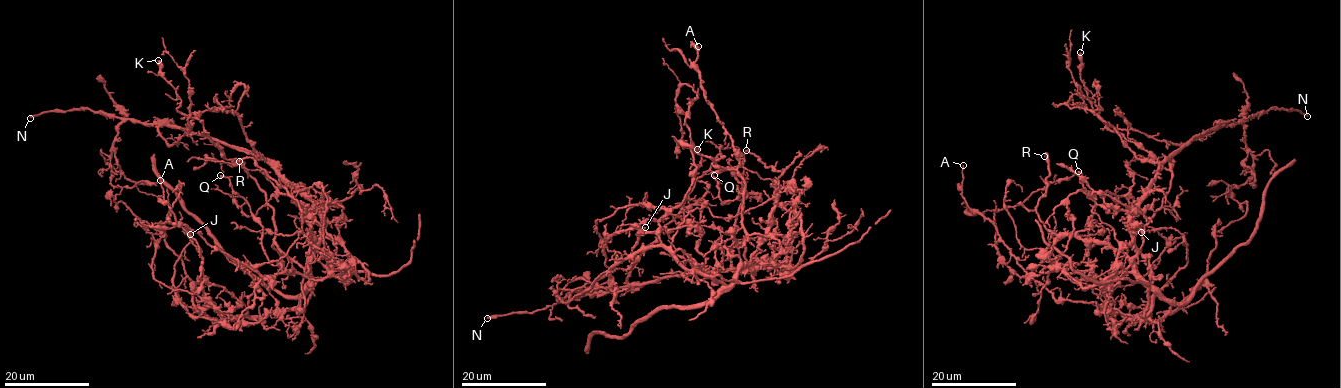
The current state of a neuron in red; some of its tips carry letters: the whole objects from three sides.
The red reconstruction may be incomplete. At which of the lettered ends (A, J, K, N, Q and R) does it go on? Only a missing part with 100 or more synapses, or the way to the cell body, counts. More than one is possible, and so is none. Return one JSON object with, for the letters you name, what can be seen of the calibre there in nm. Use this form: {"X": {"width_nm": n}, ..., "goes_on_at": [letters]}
{"goes_on_at": []}

